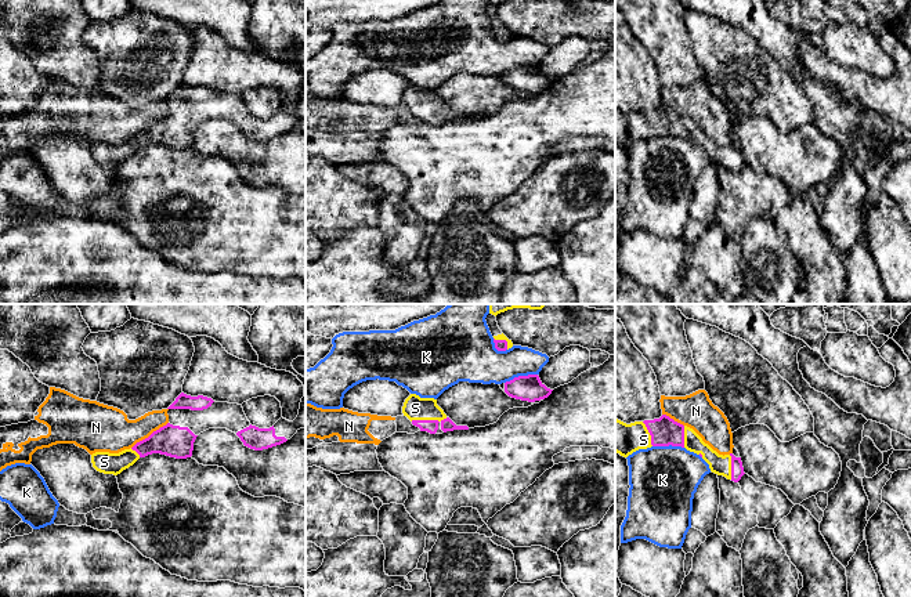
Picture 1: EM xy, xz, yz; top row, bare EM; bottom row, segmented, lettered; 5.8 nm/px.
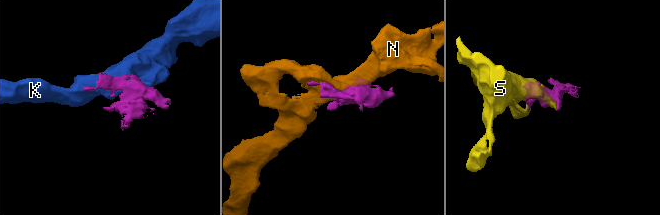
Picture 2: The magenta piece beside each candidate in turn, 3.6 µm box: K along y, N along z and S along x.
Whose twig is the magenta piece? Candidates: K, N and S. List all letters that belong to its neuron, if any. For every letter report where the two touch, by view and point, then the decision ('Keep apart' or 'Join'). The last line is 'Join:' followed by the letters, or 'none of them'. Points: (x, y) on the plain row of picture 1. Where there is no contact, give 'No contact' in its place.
K: Touches magenta at xz (520, 67). Keep apart
N: Touches magenta at xy (151, 125). Keep apart
S: Touches magenta at xz (429, 111). Join
Join: S

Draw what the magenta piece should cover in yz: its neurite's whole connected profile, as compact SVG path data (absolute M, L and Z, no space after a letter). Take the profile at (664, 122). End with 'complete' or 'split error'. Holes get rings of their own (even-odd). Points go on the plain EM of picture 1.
M666 105L659 109L626 115L615 109L615 142L628 148L639 140L651 137L682 137L699 145L712 163L738 173L745 164L741 148L719 145L690 117L683 116Z | split error

